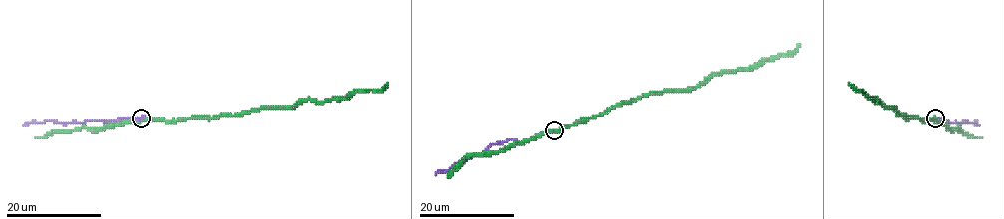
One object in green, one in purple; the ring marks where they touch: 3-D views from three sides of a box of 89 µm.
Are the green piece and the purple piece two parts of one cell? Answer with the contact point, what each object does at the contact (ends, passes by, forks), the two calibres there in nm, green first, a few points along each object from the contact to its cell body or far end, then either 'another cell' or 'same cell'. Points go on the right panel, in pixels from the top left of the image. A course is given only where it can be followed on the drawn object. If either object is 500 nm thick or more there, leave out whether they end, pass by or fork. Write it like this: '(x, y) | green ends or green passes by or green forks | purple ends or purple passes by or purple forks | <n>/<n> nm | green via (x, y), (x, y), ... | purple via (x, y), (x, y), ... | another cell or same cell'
(935, 118) | green passes by | purple ends | 440/360 nm | green via (935, 119), (900, 115), (848, 83) | purple via (935, 119), (947, 120), (949, 123), (979, 124) | another cell

